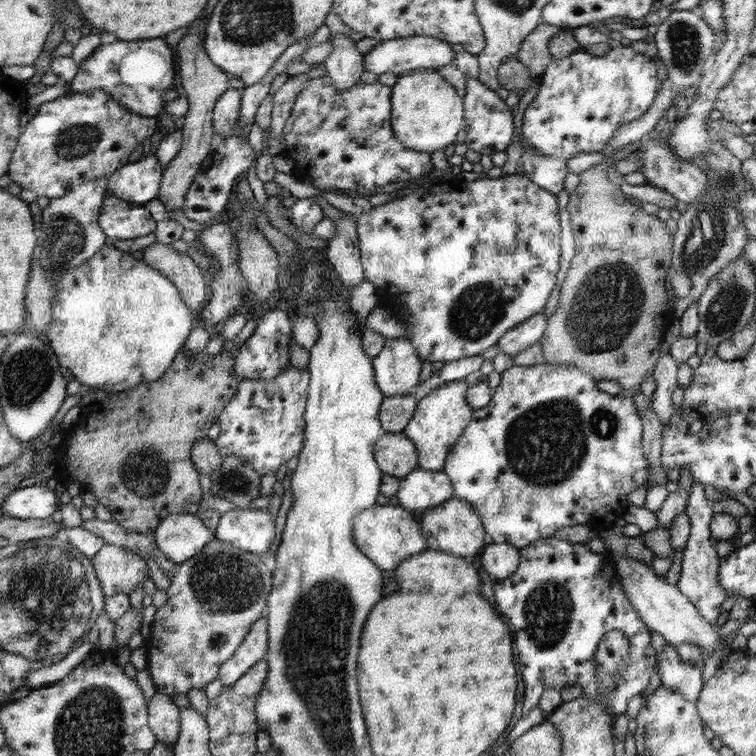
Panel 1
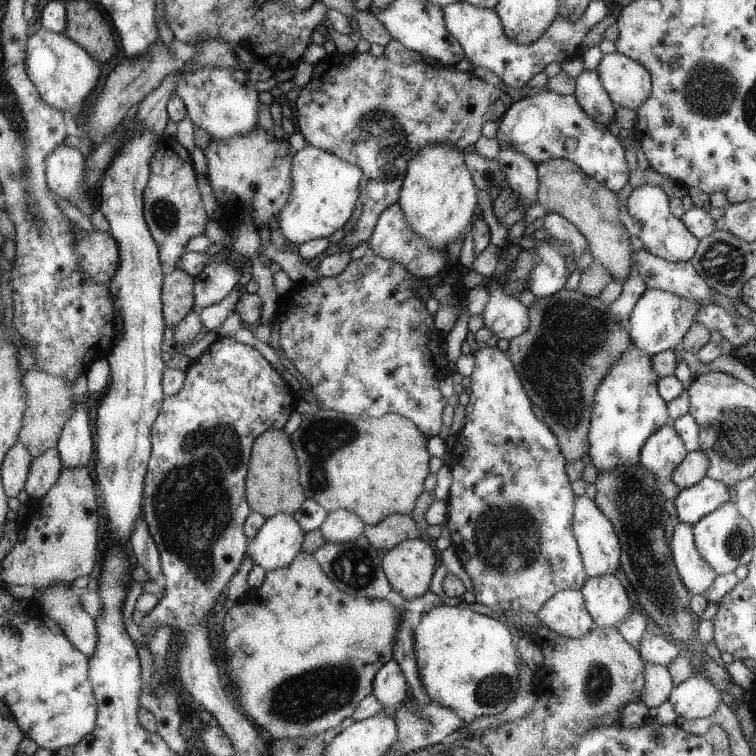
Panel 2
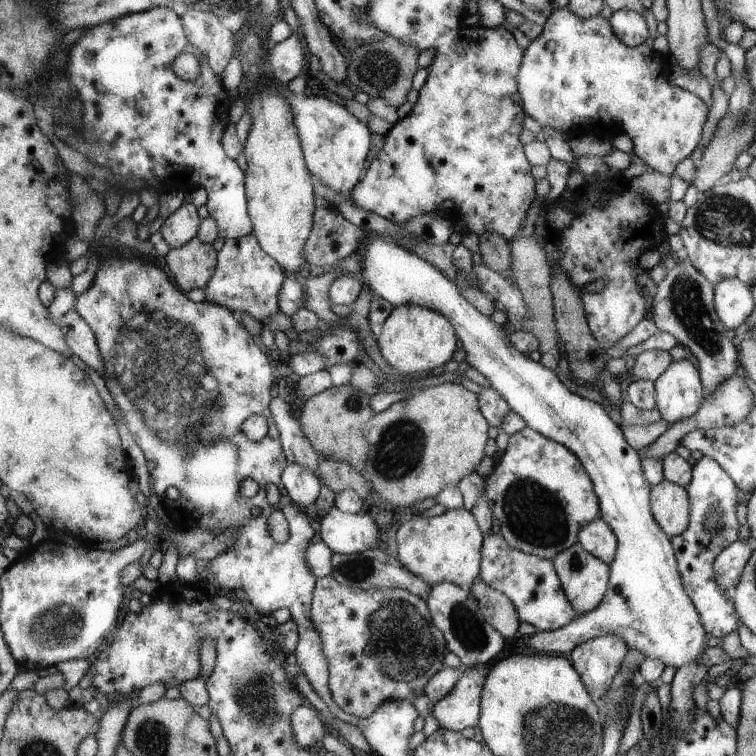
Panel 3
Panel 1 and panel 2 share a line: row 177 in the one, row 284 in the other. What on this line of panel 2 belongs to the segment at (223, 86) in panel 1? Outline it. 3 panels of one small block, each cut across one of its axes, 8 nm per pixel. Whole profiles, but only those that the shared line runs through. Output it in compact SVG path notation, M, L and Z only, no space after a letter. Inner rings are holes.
M175 269L164 277L164 320L173 329L186 318L195 306L195 278L183 270Z

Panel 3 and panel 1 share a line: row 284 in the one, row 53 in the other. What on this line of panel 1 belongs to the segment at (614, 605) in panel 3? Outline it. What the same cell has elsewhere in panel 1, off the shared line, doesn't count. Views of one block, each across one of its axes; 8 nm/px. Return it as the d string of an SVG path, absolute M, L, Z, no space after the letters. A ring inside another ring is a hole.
M411 36L380 41L374 49L363 55L364 70L380 76L394 73L397 76L411 73L412 70L436 70L455 62L456 53L449 42L431 36Z

